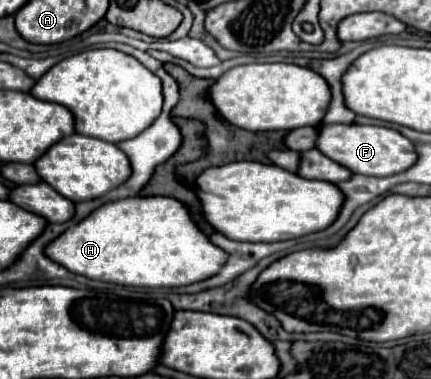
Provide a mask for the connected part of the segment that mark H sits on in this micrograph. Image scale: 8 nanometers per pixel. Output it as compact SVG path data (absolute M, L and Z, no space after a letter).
M133 196L107 202L85 216L79 224L59 234L45 246L45 254L69 268L69 272L87 276L91 280L123 284L123 286L147 286L147 288L171 288L171 286L187 286L199 280L205 280L225 264L225 252L213 246L209 238L191 222L187 208L167 196Z

